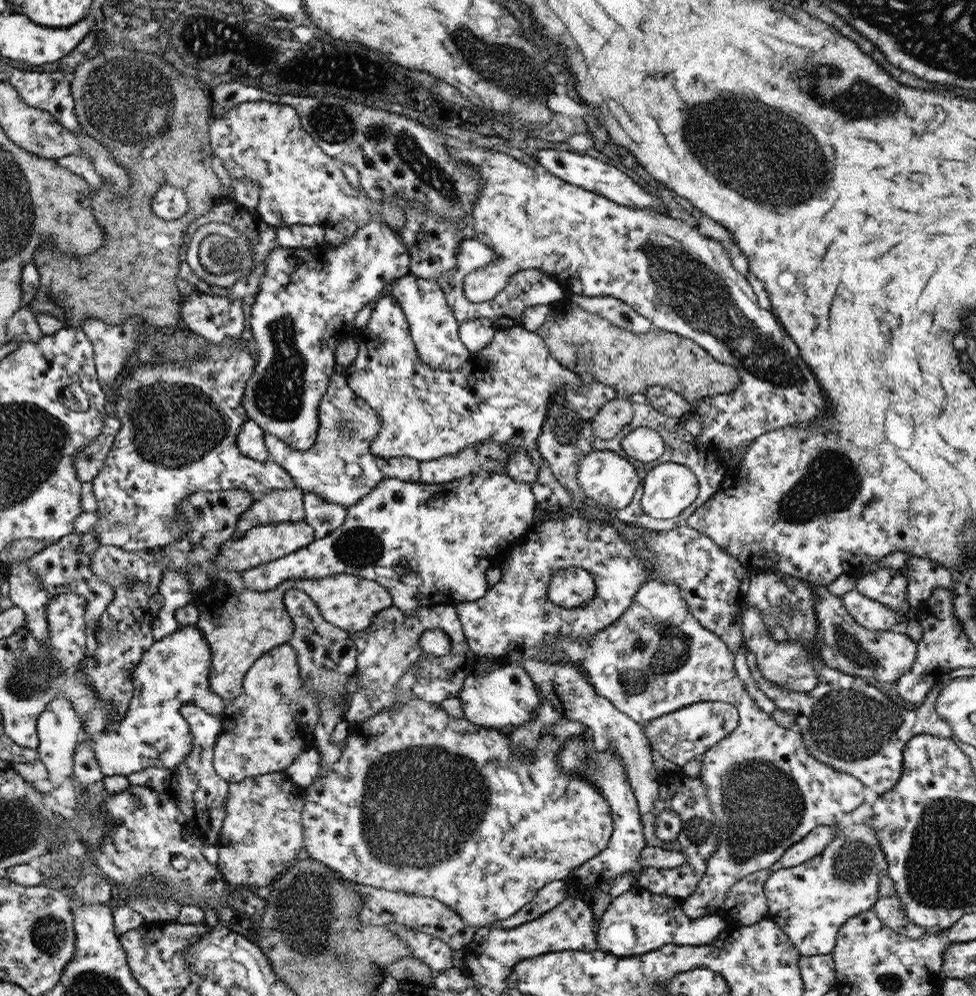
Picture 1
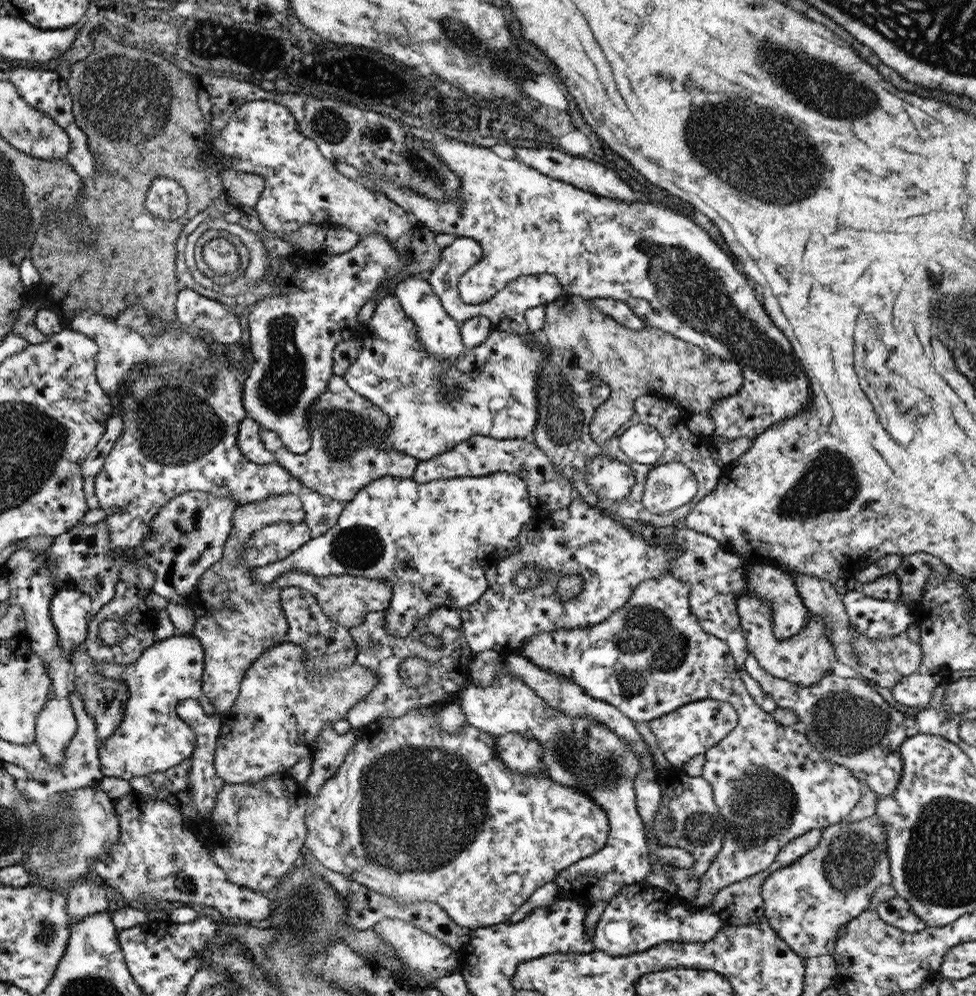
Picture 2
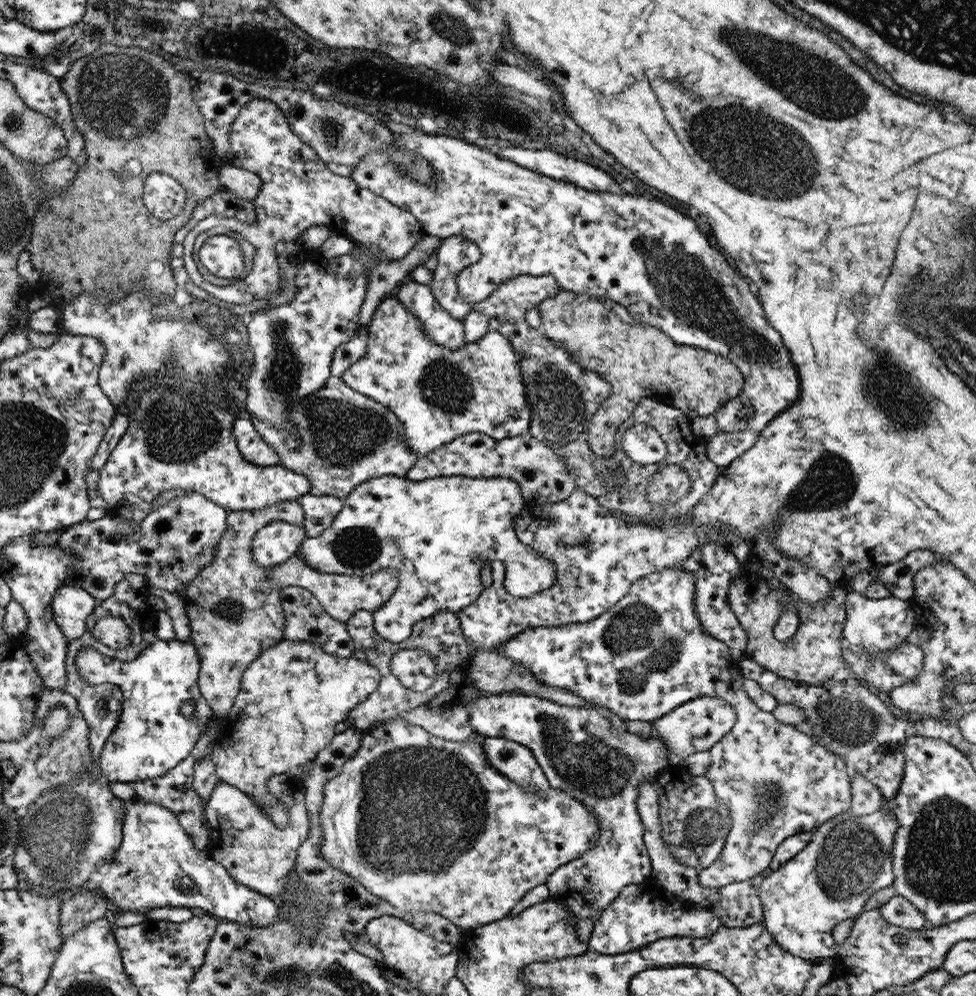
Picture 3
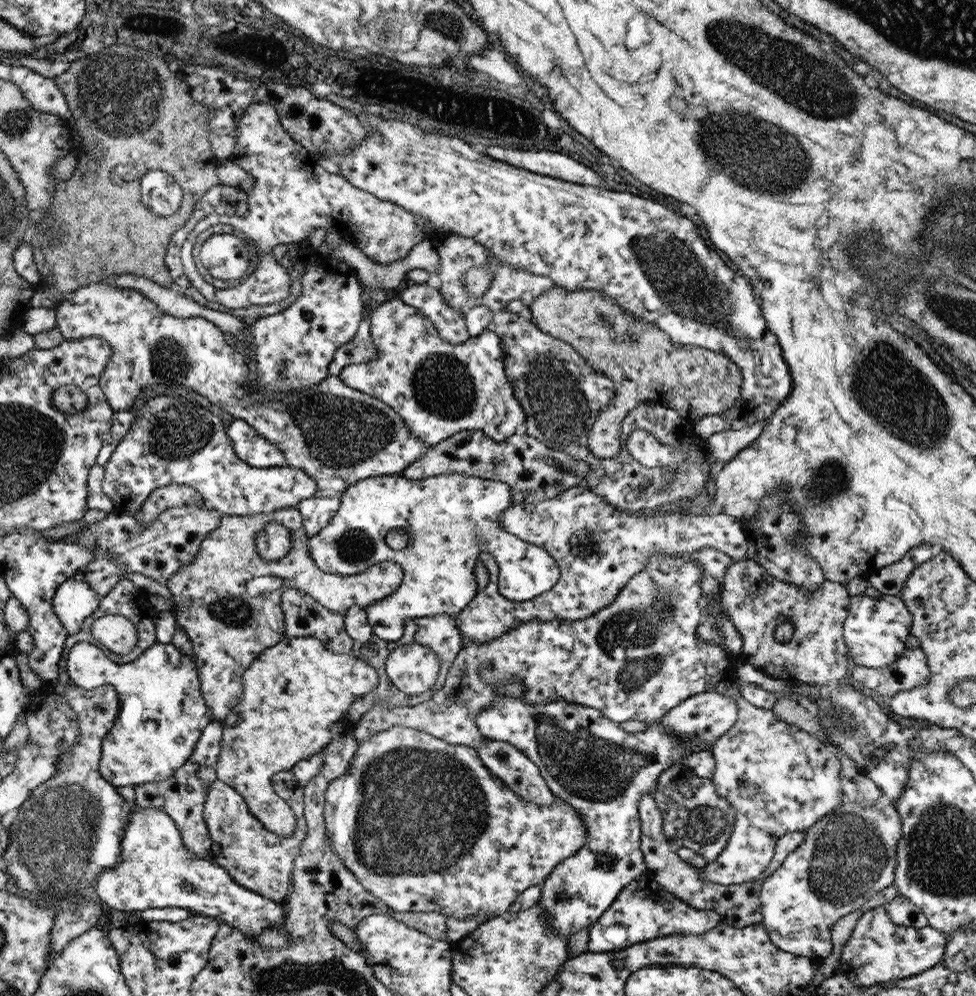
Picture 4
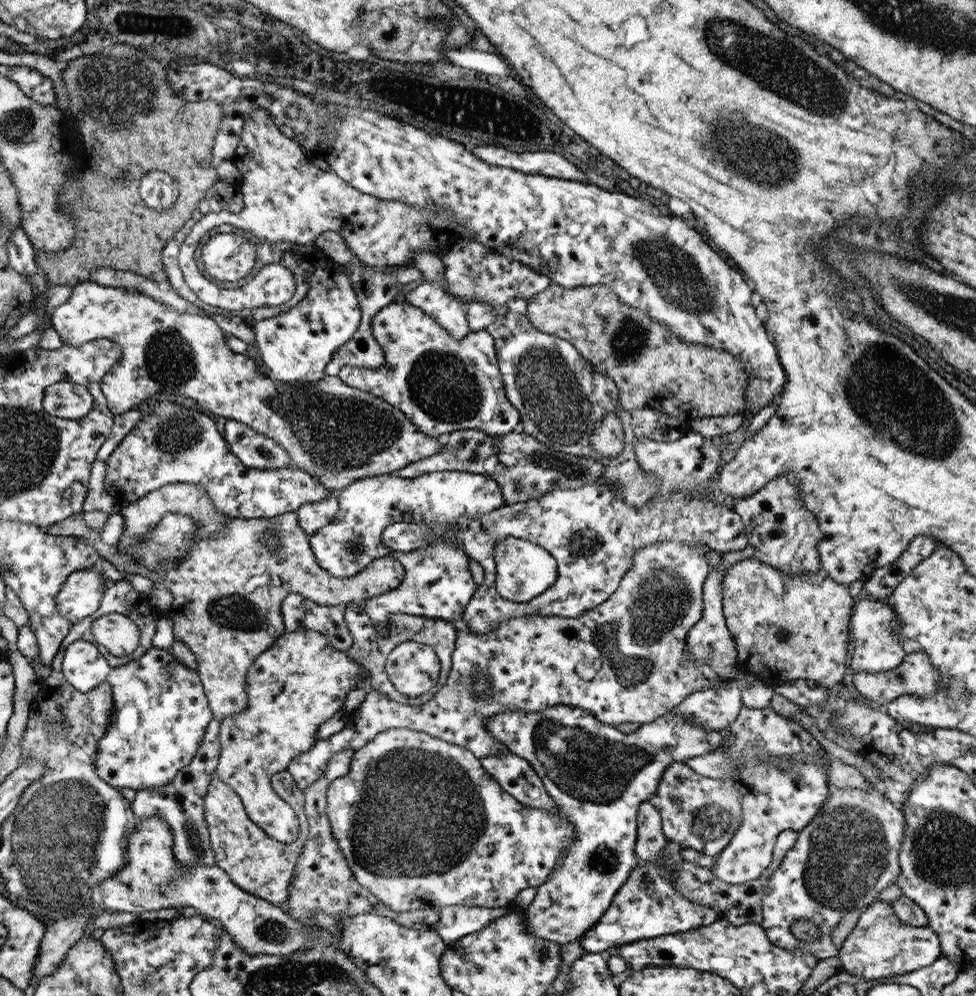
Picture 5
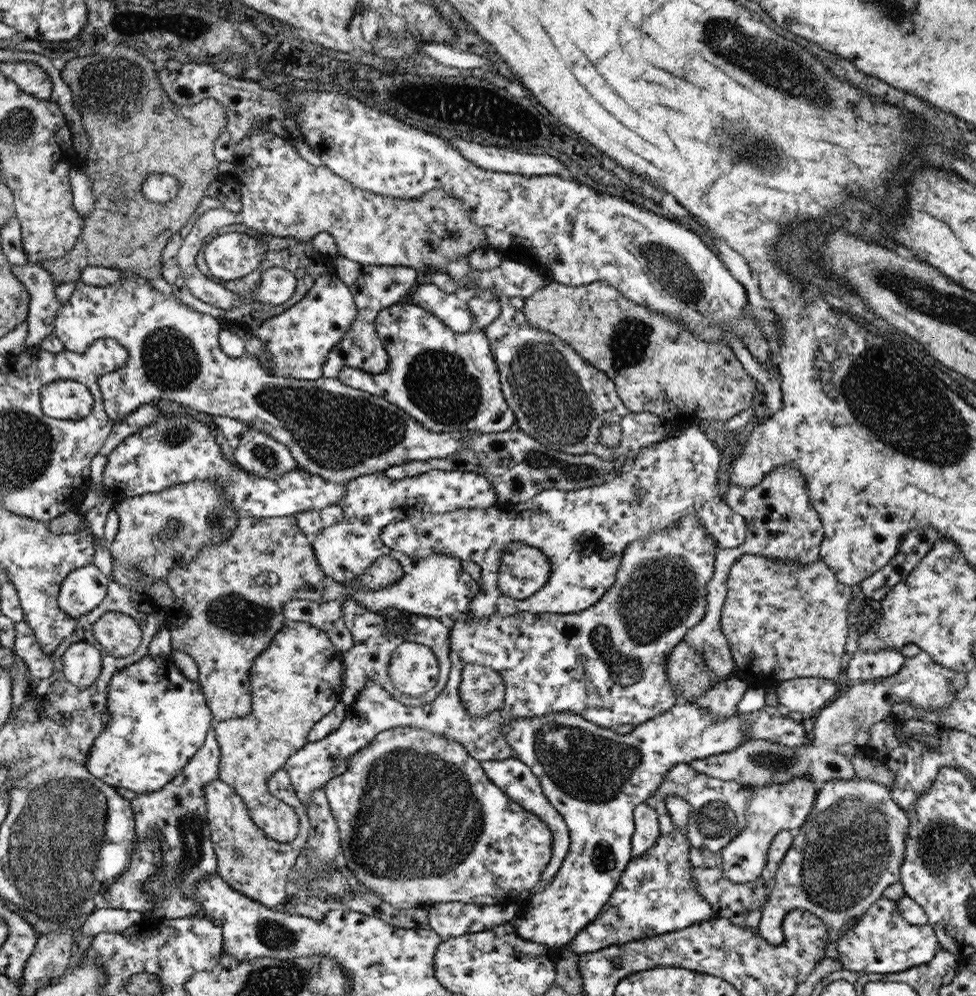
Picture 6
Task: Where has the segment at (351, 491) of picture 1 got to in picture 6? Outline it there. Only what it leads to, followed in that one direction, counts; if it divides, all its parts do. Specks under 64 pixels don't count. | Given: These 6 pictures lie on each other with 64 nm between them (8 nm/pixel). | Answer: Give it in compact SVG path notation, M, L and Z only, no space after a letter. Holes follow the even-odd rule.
M121 271L121 280L109 284L109 286L102 285L90 285L83 284L77 281L74 285L73 291L69 296L68 300L63 302L63 305L59 307L55 319L53 319L54 331L53 334L61 341L61 344L69 352L81 353L90 346L91 343L97 339L113 339L118 341L123 348L126 349L126 363L123 364L117 371L109 372L107 375L98 376L98 388L101 390L102 402L105 404L105 411L108 417L114 422L122 420L132 410L135 410L141 404L147 404L155 398L169 398L179 404L185 404L193 410L197 410L201 413L206 413L211 416L223 416L229 419L241 421L252 429L257 429L258 432L265 433L267 436L274 437L279 444L286 445L289 449L290 454L294 457L294 460L298 462L298 468L303 471L307 471L312 475L322 477L327 482L335 482L337 485L345 485L349 483L351 479L355 479L359 476L370 475L373 473L381 473L387 468L393 466L399 466L411 461L426 461L434 458L443 458L447 455L453 454L459 449L469 447L469 440L463 440L463 438L457 438L457 435L451 433L433 433L428 432L425 428L422 428L411 416L402 412L401 408L393 406L383 398L372 396L370 393L362 392L355 388L350 388L336 378L319 378L316 380L294 380L289 378L278 378L277 376L271 375L265 368L261 368L259 362L252 358L245 357L231 357L223 352L221 346L219 346L218 335L223 329L222 322L211 317L209 314L203 314L201 312L194 311L193 309L184 305L180 300L176 298L170 298L165 294L162 294L155 290L151 286L147 279L143 279L136 276L133 273L127 271Z

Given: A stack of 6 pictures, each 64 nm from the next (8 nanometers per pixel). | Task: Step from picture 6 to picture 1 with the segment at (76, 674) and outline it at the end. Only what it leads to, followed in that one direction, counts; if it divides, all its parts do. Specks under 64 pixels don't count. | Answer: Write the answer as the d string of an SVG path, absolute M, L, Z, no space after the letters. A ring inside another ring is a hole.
M196 624L179 626L172 634L155 640L145 650L141 660L137 662L135 670L131 672L132 692L124 717L117 723L117 726L92 737L93 758L99 766L102 776L113 776L113 774L127 776L131 772L150 766L169 769L183 761L187 754L190 754L192 742L189 724L187 724L187 720L183 719L179 708L184 705L193 705L211 716L218 716L225 706L223 704L225 700L221 699L219 695L215 695L210 688L210 671L211 650L203 633L196 628Z

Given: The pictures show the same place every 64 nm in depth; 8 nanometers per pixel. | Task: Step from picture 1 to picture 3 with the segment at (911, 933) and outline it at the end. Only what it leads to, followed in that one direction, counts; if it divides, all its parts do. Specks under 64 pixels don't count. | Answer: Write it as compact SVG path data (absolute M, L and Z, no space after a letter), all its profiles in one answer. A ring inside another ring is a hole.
M896 895L883 906L878 907L879 915L885 922L907 930L919 930L928 926L925 918L905 898Z

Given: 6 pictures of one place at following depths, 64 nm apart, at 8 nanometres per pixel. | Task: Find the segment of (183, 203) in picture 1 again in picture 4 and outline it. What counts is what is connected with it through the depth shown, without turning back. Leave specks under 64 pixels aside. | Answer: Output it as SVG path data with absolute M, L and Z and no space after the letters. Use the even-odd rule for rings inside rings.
M161 170L147 172L141 178L141 201L157 216L169 216L179 208L181 187L170 174Z

